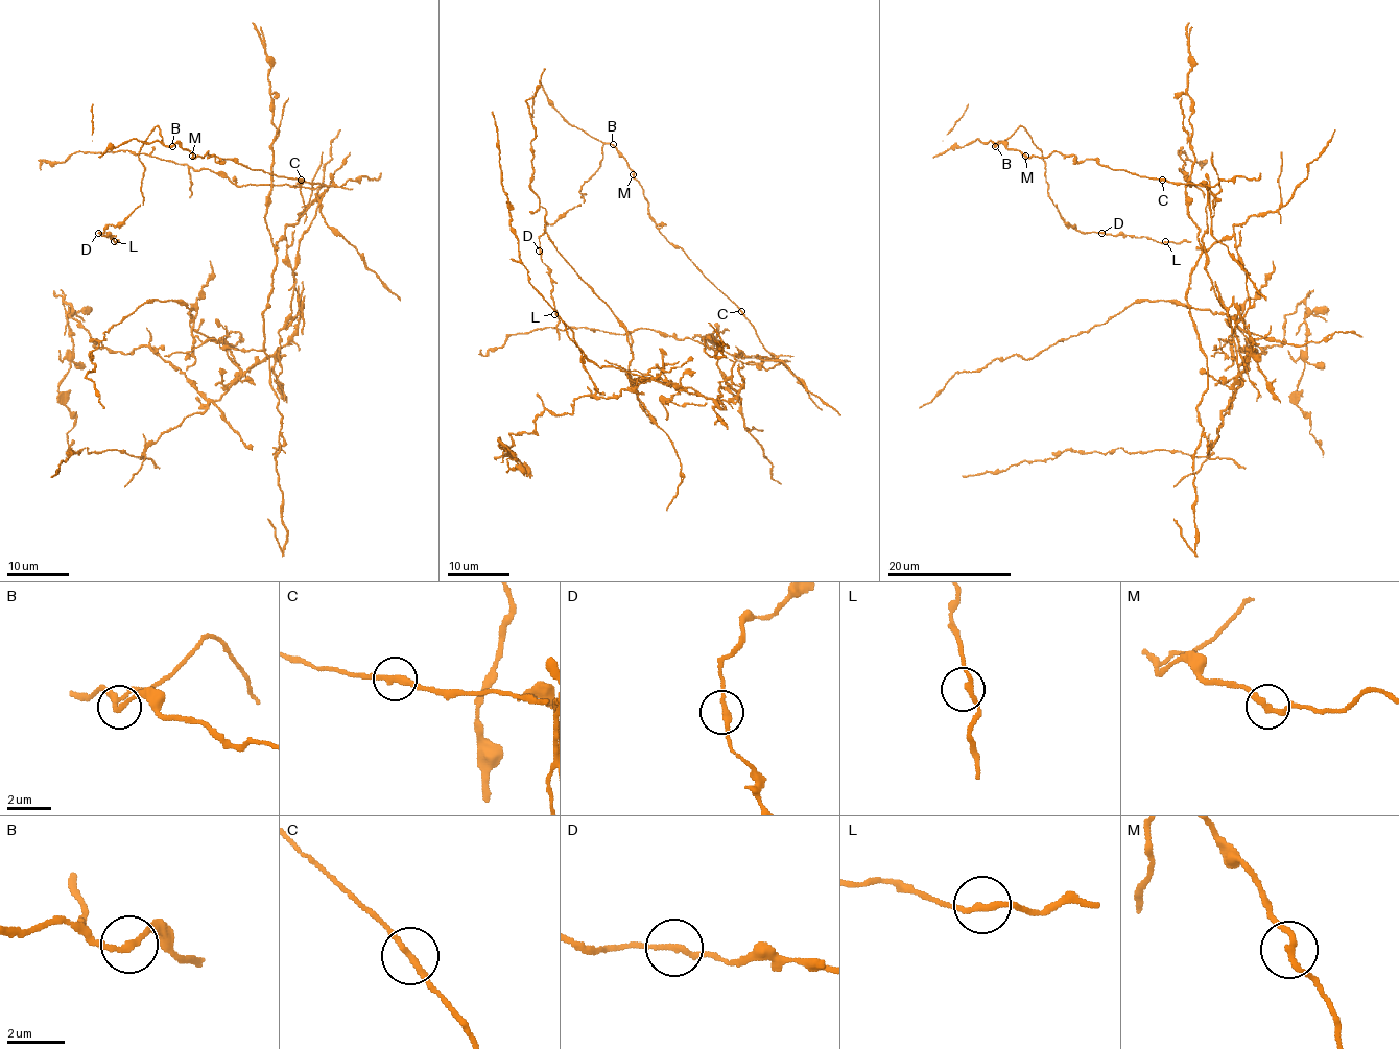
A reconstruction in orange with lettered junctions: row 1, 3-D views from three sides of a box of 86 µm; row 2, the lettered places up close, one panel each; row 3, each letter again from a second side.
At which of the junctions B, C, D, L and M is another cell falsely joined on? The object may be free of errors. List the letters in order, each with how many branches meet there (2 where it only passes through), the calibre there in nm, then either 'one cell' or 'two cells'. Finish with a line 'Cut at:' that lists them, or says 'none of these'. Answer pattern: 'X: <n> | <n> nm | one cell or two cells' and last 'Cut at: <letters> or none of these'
B: 2 | 180 nm | one cell
C: 2 | 240 nm | two cells
D: 2 | 200 nm | one cell
L: 2 | 200 nm | one cell
M: 2 | 220 nm | one cell
Cut at: C

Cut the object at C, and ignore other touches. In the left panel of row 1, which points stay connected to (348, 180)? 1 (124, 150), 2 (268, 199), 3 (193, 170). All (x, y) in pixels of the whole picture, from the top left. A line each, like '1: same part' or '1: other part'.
1: same part
2: same part
3: same part

